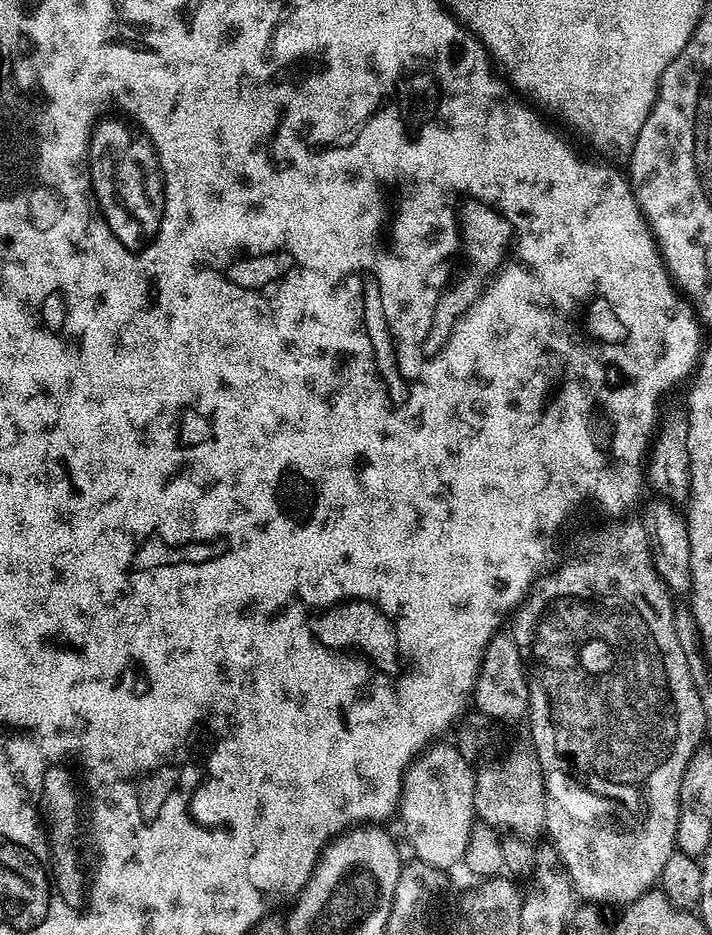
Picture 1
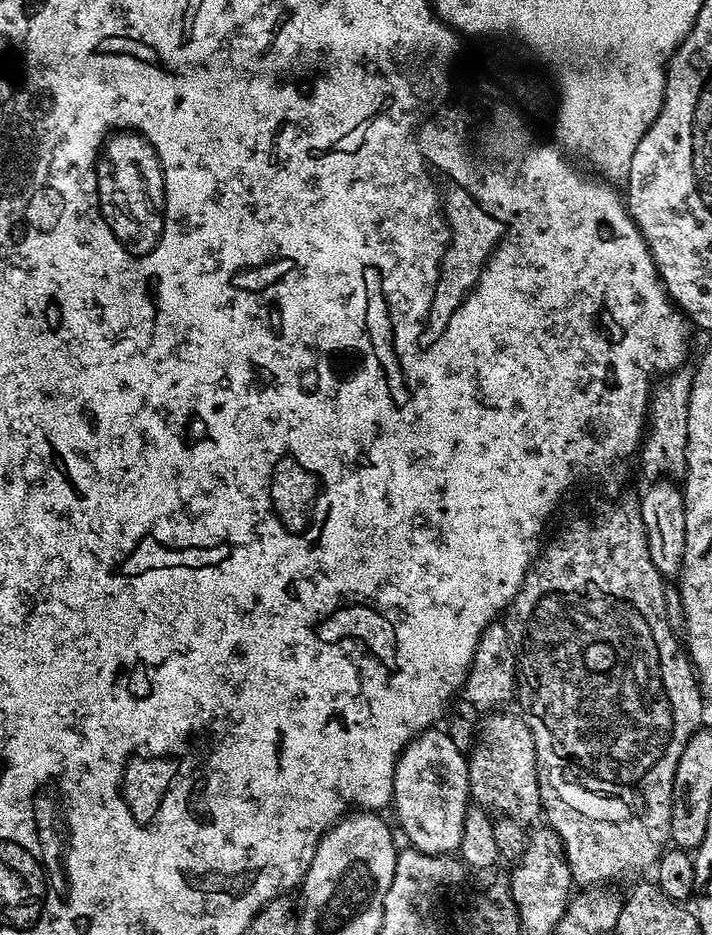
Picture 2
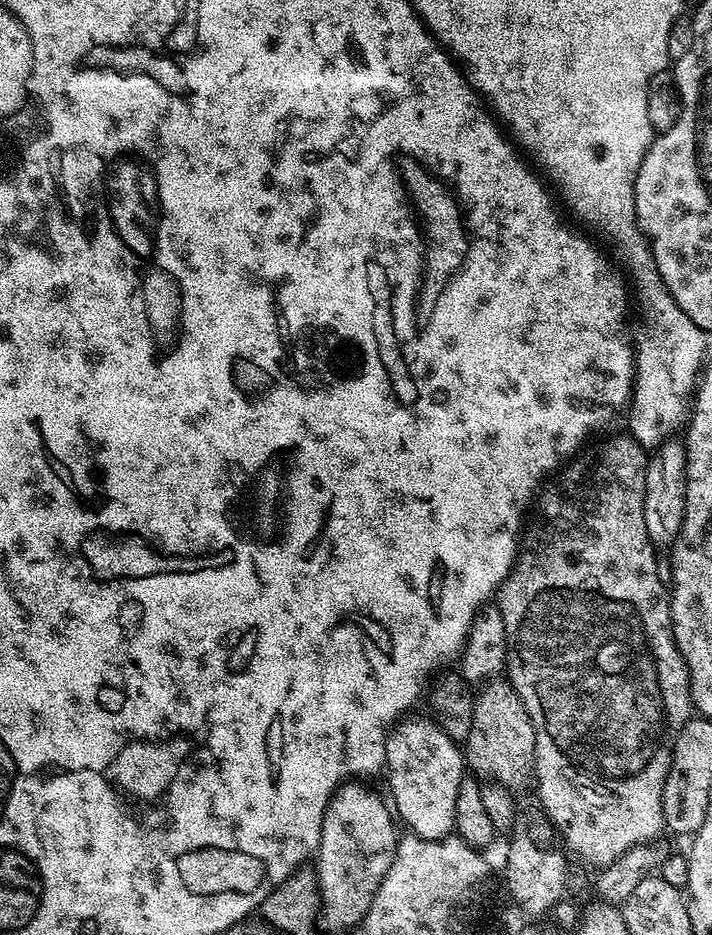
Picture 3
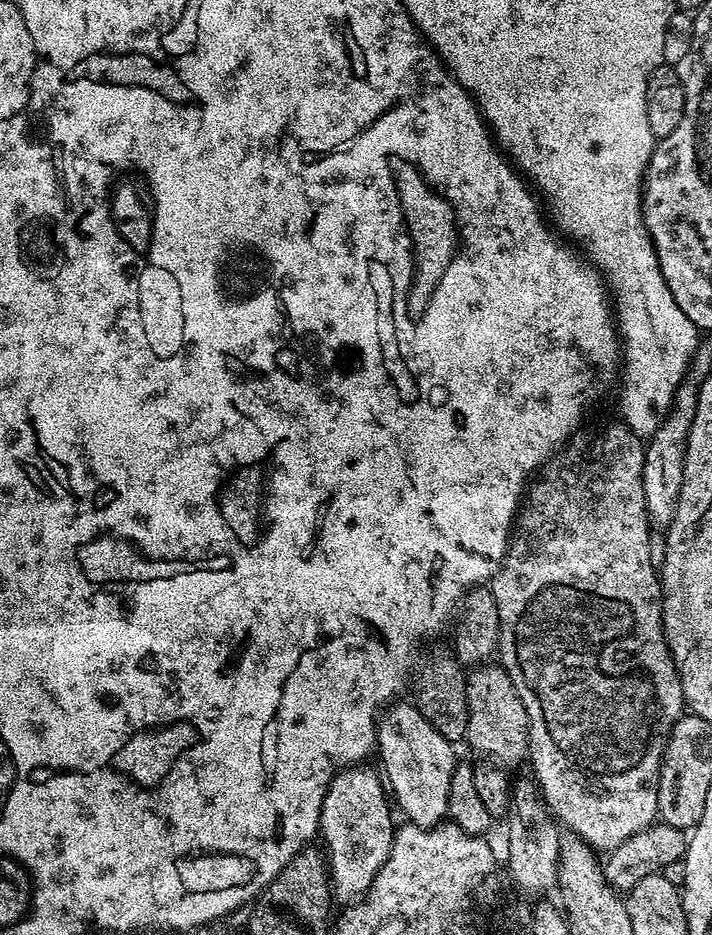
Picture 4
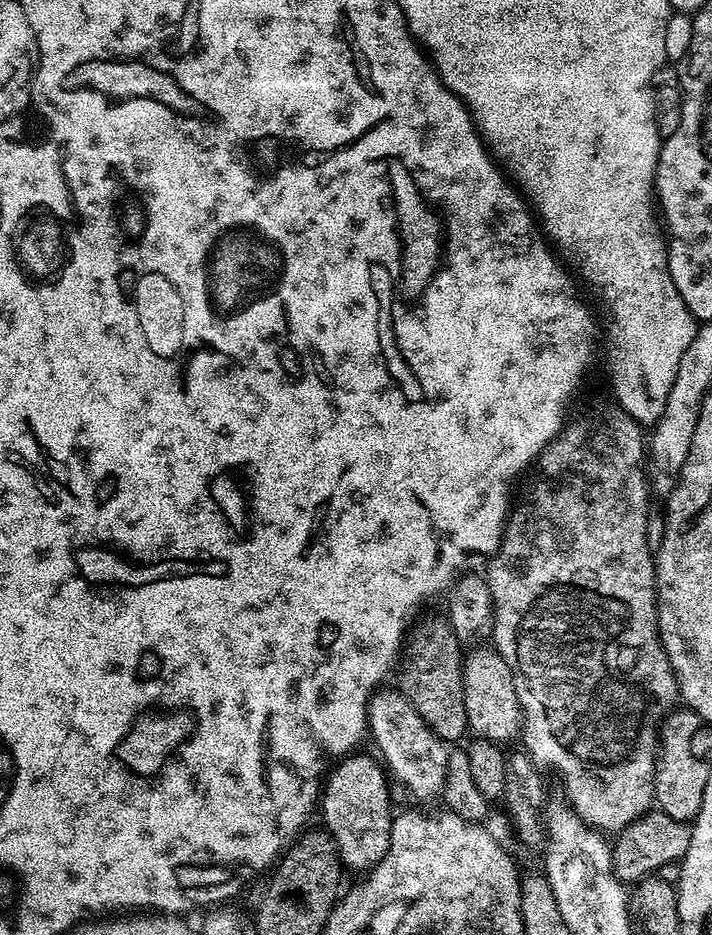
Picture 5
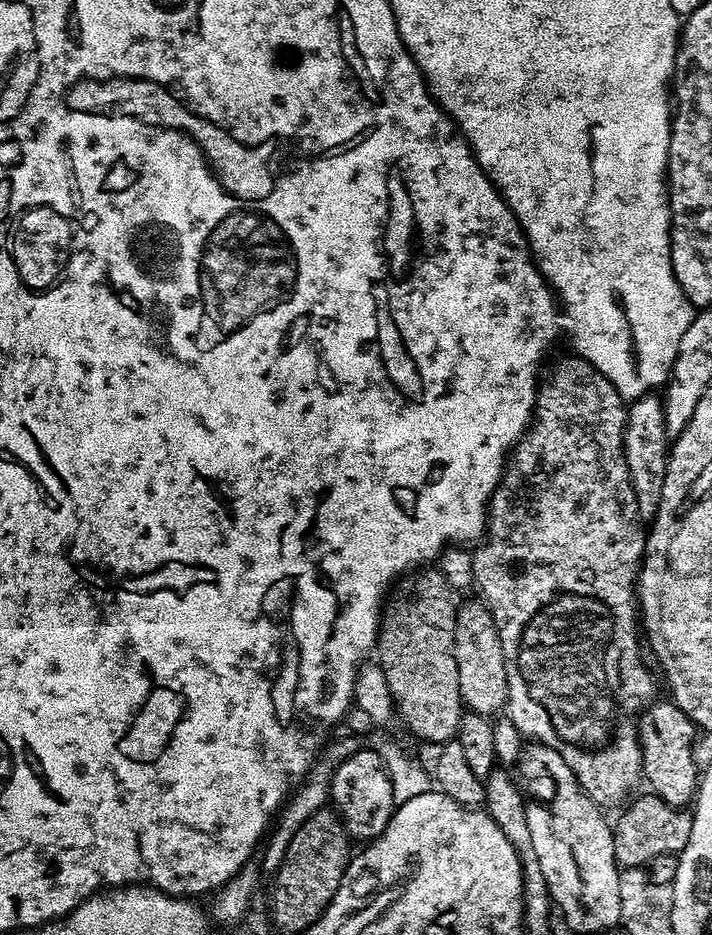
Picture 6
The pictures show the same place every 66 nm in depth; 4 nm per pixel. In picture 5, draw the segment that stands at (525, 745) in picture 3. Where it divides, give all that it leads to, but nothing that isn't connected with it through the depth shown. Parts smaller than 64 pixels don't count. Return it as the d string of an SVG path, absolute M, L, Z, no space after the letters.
M493 647L478 648L465 655L463 670L463 701L469 729L479 737L493 742L503 742L519 733L522 717L514 690L513 675L505 660Z

